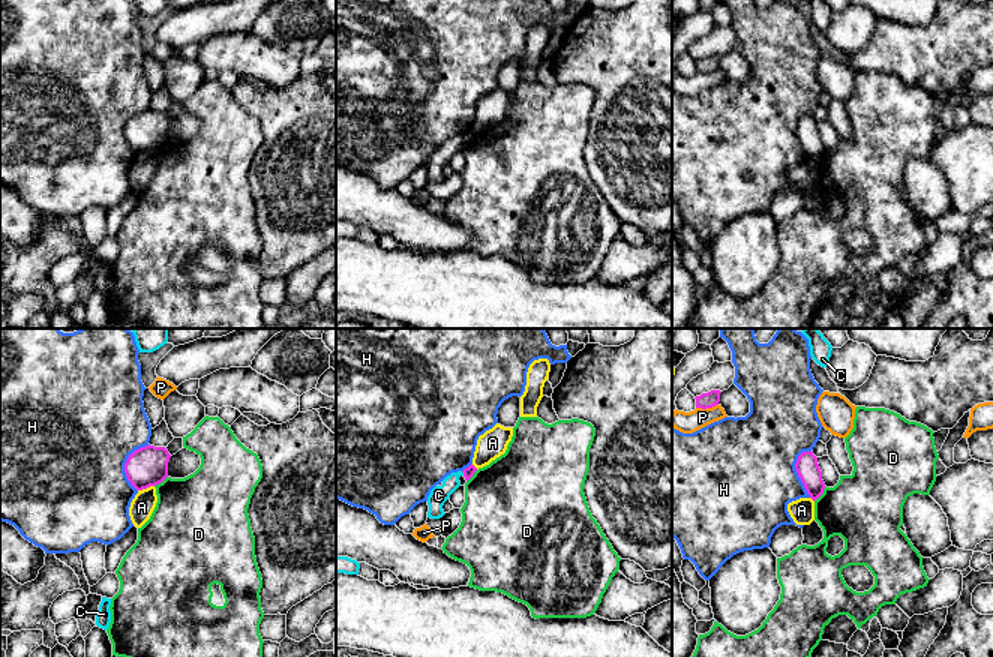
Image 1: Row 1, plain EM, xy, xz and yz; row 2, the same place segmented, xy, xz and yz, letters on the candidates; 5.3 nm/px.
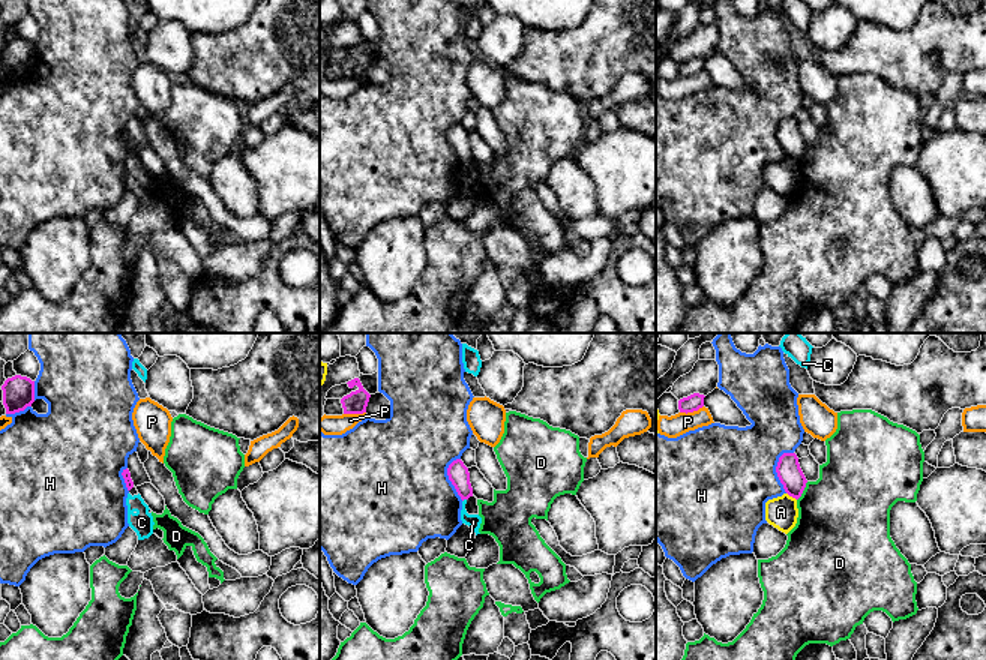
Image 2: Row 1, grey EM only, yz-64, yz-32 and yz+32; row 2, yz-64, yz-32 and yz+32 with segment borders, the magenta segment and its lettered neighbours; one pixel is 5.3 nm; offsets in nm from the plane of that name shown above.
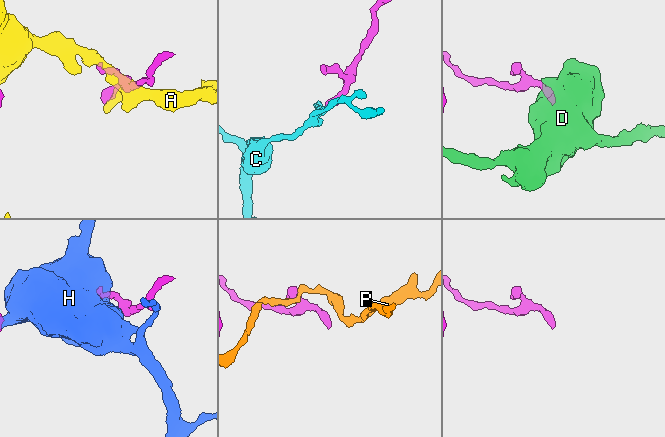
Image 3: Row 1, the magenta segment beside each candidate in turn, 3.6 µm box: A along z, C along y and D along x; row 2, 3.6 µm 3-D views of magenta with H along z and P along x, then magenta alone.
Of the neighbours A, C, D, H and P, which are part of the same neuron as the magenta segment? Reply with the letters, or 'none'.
none

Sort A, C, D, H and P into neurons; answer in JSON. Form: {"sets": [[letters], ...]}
{"sets": [["A"], ["C"], ["D"], ["H"], ["P"]]}

